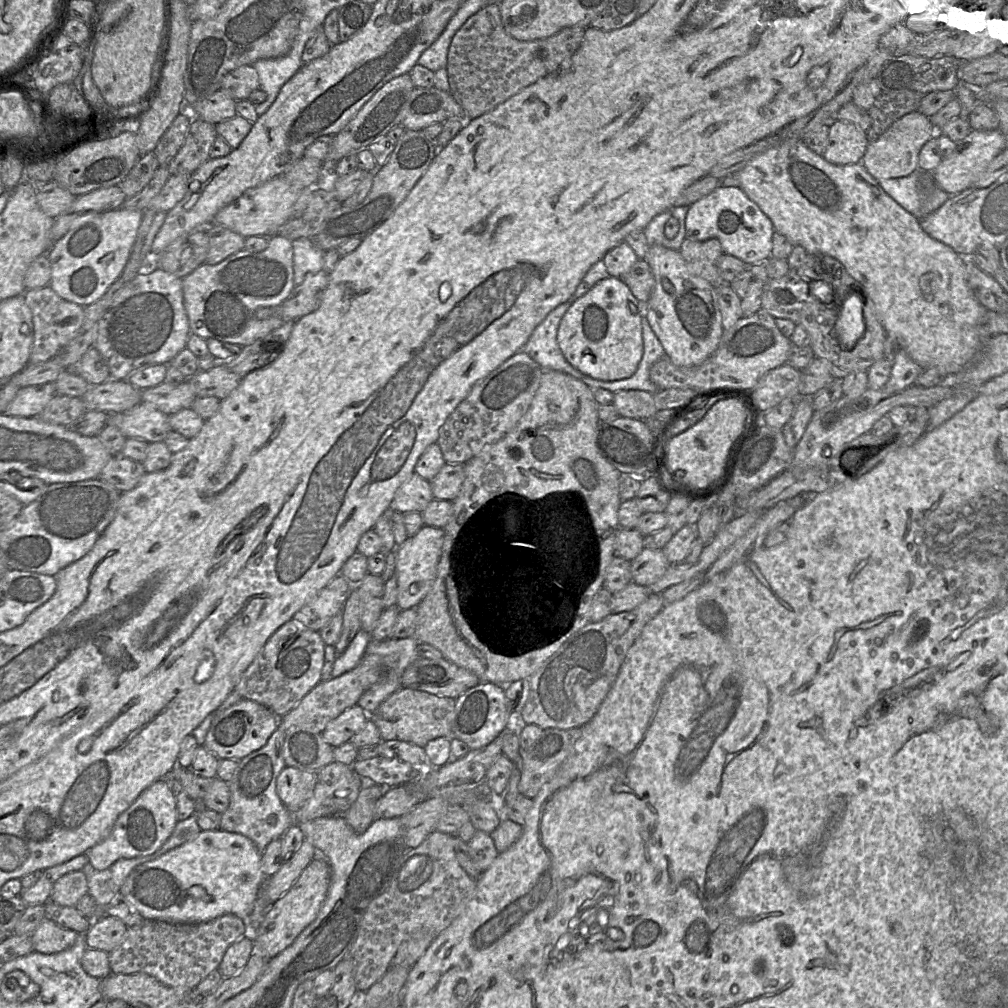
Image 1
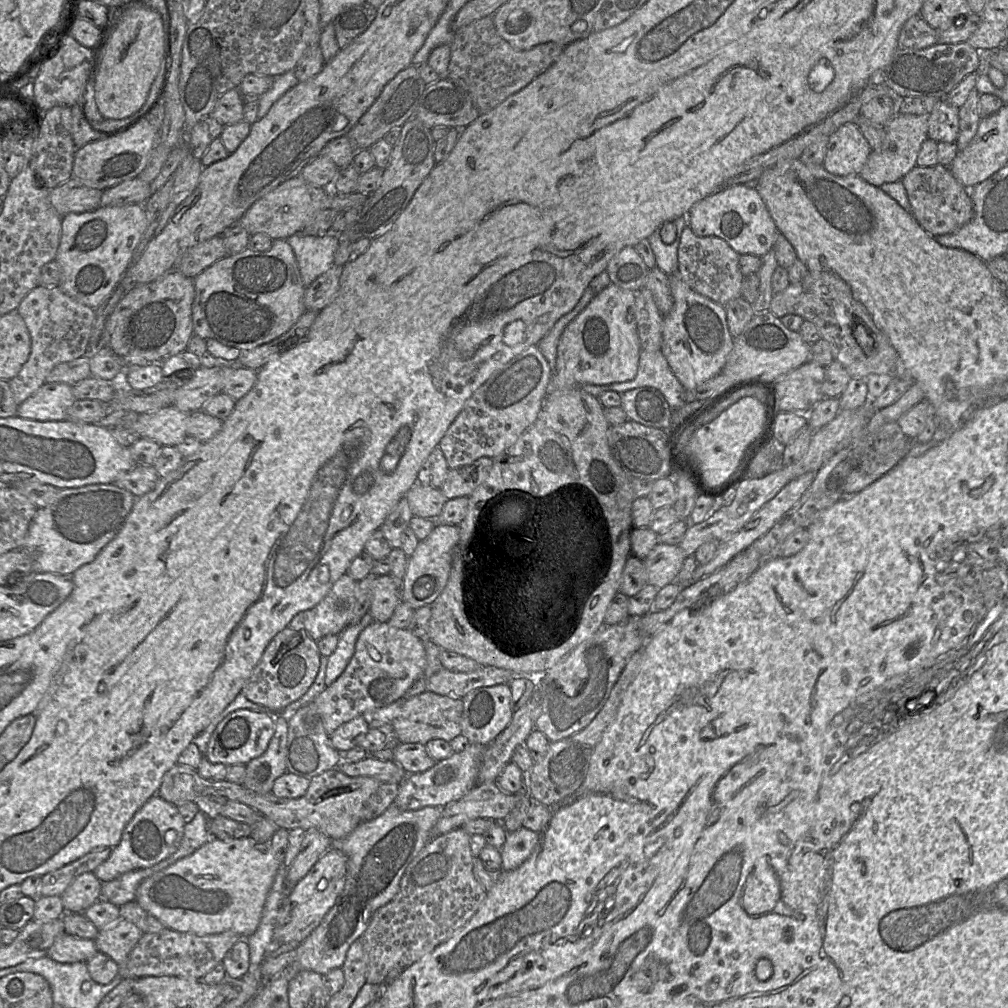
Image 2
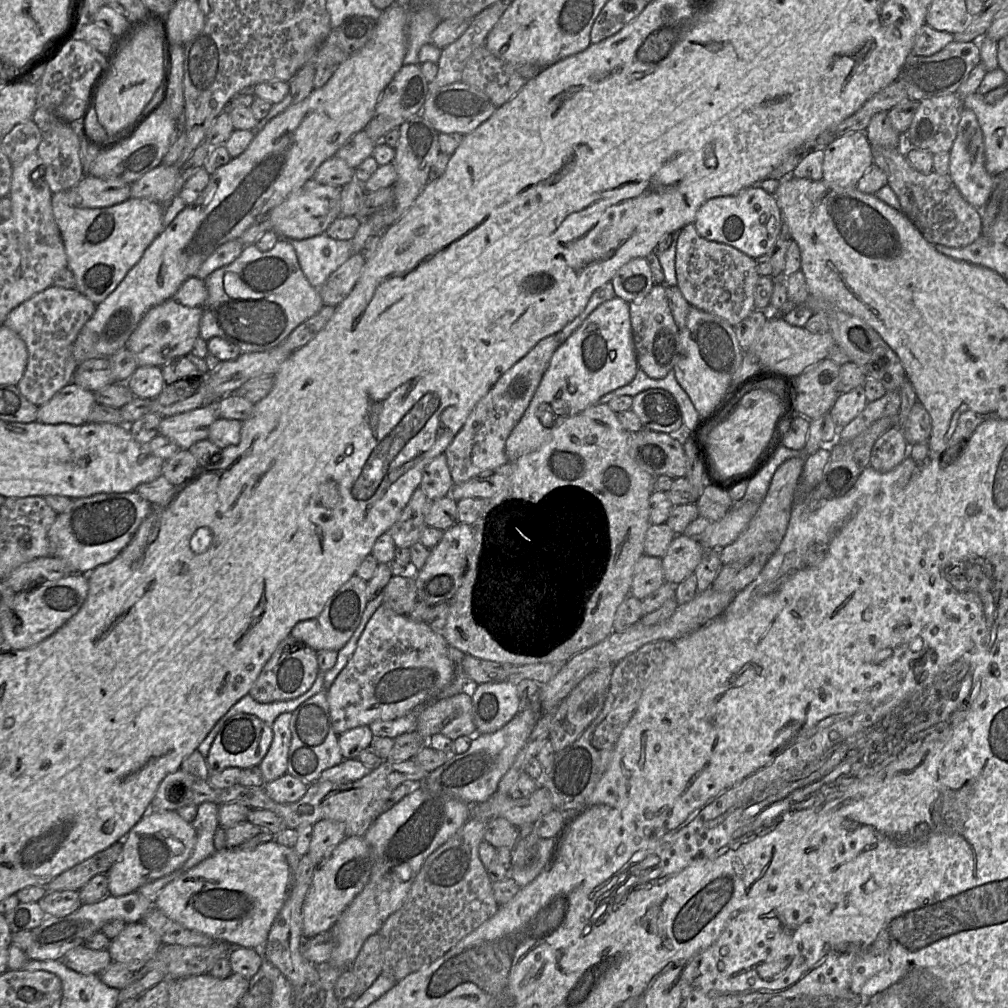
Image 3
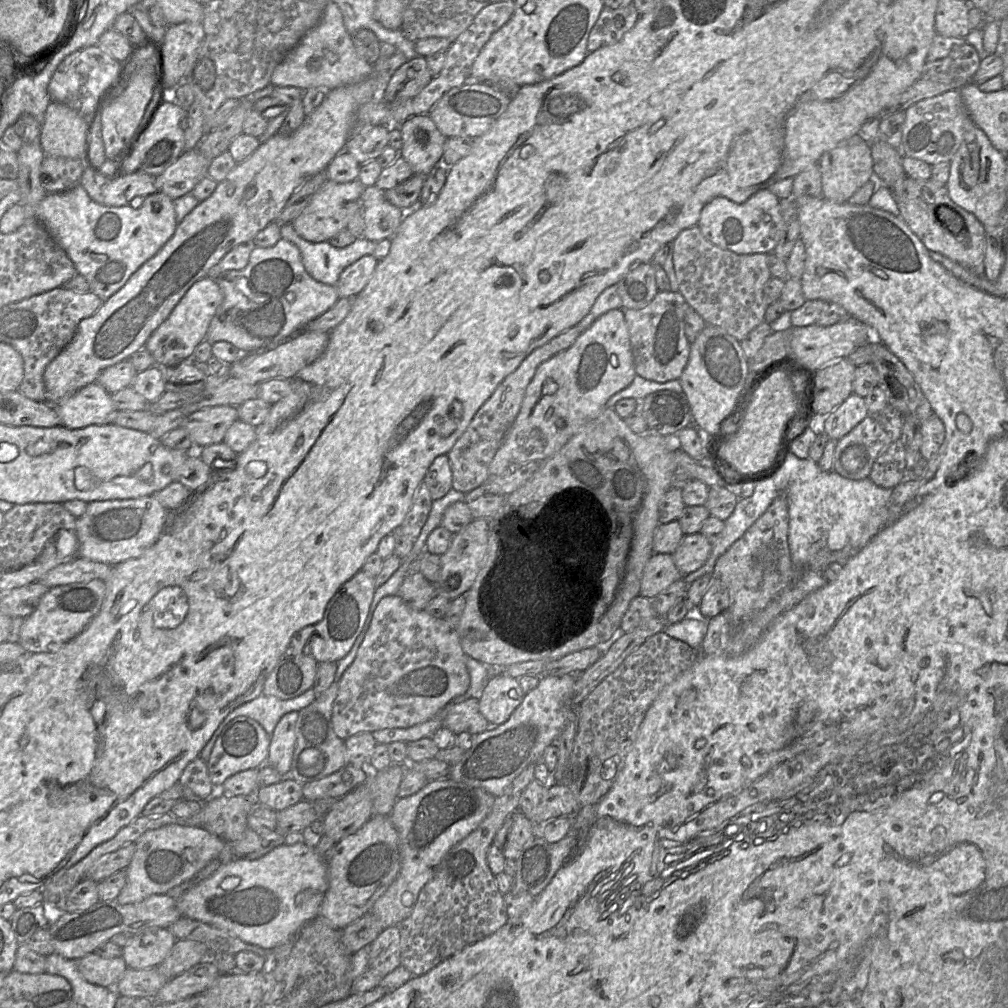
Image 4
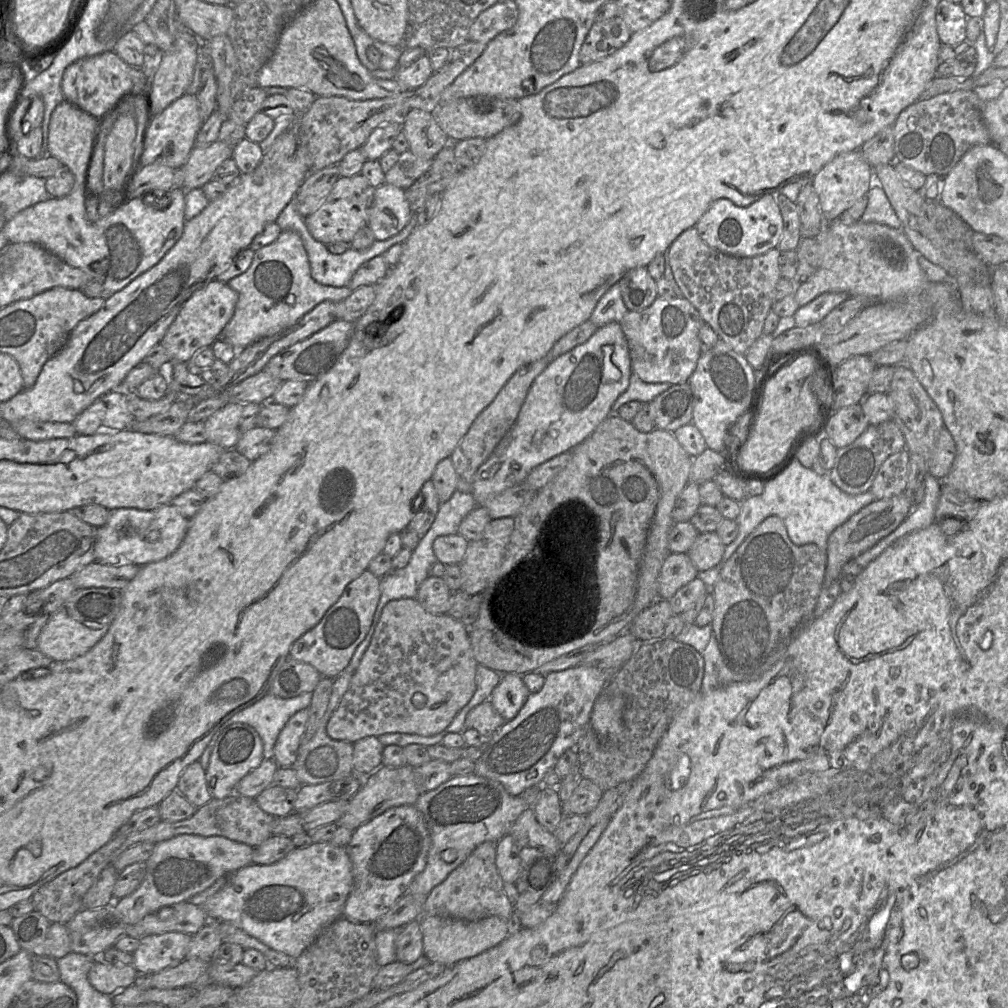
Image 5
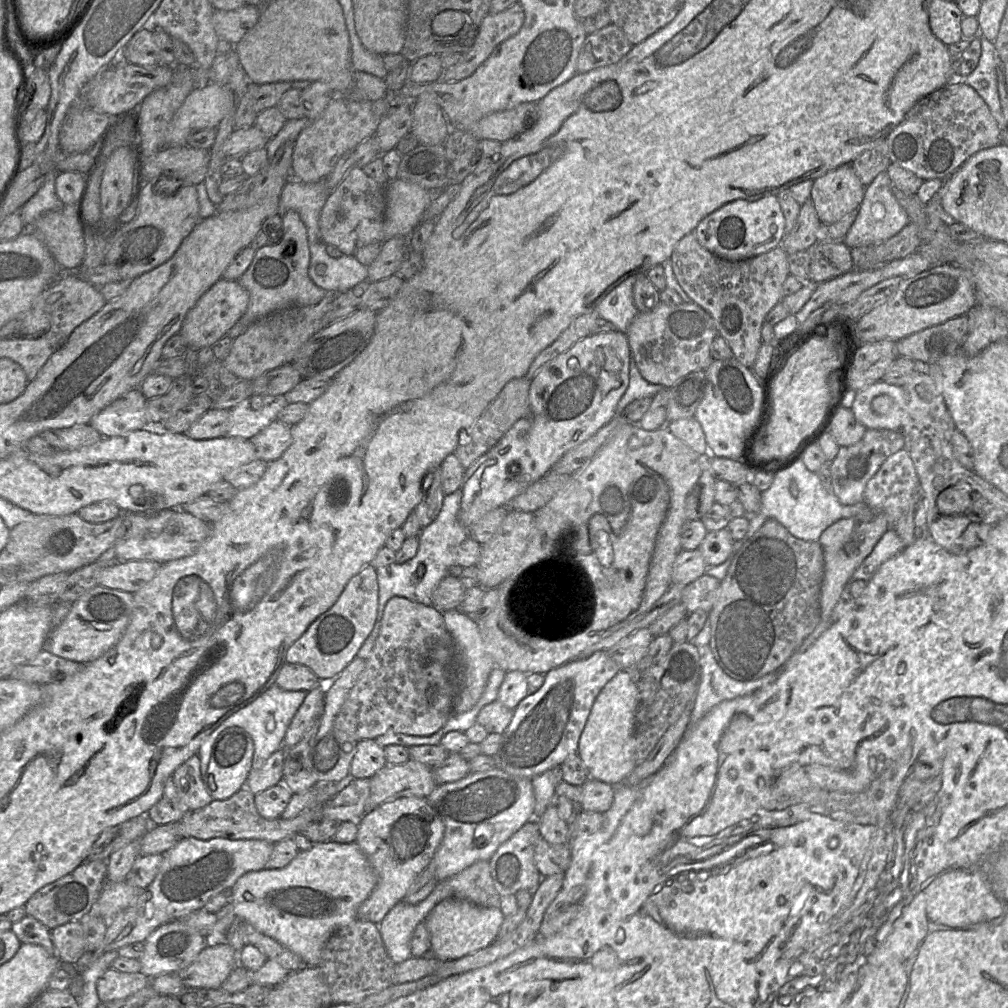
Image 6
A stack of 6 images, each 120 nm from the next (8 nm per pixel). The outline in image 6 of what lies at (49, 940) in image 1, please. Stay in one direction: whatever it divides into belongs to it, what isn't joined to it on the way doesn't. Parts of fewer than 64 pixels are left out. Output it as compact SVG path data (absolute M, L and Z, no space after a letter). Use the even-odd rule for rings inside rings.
M110 967L97 981L97 994L101 1002L124 999L150 984L150 978L137 973L120 972Z

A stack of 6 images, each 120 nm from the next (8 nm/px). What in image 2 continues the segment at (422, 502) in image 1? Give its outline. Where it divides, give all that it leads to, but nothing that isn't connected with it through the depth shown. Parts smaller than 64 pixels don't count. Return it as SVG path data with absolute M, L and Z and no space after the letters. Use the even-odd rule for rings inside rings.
M420 483L414 484L406 493L405 498L413 516L425 519L437 518L448 500L440 489Z

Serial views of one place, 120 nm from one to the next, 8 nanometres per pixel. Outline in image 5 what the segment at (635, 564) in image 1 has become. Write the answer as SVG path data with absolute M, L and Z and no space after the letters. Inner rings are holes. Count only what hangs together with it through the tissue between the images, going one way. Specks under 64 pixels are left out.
M715 532L699 533L687 555L698 572L717 566L723 557L725 545Z

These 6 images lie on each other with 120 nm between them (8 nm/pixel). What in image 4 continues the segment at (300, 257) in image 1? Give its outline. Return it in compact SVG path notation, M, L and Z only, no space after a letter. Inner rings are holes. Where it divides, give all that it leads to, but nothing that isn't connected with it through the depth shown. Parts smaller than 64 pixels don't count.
M290 223L280 226L281 238L298 247L307 273L315 280L335 285L341 272L365 255L372 255L377 242L364 237L343 248L337 248L328 241L312 243L301 238Z

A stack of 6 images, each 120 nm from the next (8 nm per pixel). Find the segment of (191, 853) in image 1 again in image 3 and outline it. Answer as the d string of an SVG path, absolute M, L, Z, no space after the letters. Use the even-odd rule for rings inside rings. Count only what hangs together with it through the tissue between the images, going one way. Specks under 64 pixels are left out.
M276 841L262 843L253 849L216 851L178 878L167 884L157 895L155 907L165 916L187 929L209 935L232 947L256 948L265 945L273 922L282 909L291 890L301 856L294 848Z

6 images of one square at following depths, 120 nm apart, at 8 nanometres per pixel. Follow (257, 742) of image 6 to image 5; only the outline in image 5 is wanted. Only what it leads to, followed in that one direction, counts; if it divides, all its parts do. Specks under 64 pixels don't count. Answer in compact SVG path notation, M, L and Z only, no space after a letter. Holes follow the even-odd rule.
M268 692L251 706L234 714L224 724L236 722L253 727L263 742L264 756L272 757L280 731L297 711L308 709L311 698L310 692L288 699Z

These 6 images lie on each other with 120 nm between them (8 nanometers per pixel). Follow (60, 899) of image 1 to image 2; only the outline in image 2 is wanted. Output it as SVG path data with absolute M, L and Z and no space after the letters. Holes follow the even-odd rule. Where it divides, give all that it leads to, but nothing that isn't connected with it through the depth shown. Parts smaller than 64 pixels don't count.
M93 872L77 876L60 896L65 912L84 913L101 898L101 881Z

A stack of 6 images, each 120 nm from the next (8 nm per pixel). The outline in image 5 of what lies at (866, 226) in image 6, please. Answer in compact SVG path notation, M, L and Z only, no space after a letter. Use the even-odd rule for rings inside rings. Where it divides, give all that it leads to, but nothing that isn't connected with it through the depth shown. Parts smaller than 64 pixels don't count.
M873 185L868 190L867 206L860 222L881 223L894 229L901 229L901 222L881 186Z

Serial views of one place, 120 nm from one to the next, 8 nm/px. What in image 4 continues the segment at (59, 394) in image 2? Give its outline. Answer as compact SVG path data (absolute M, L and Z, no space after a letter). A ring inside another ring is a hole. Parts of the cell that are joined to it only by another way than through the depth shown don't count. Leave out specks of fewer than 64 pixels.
M97 383L81 388L54 406L61 425L70 429L112 424L116 410L111 394Z

